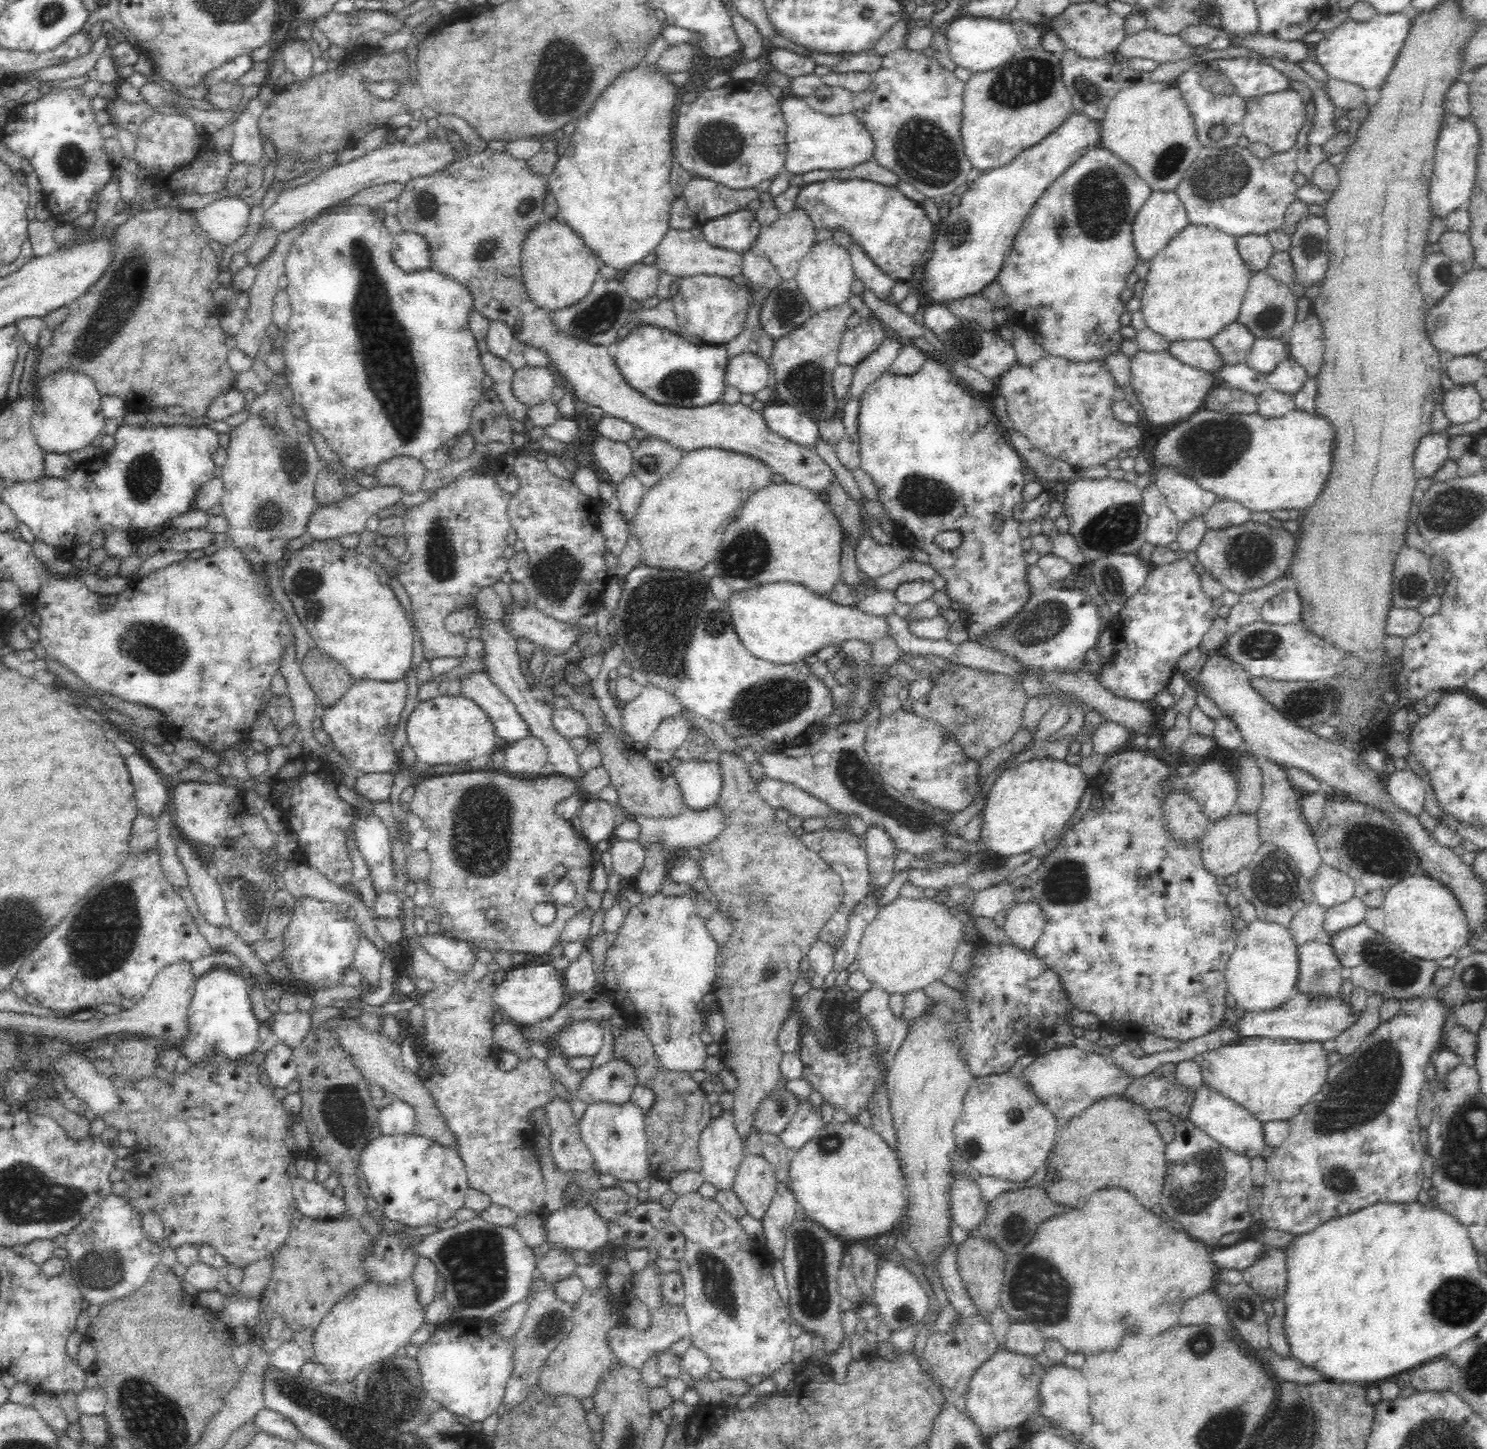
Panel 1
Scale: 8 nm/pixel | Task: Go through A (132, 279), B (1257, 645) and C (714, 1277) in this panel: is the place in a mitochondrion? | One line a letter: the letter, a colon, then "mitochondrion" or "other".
A: mitochondrion
B: mitochondrion
C: mitochondrion

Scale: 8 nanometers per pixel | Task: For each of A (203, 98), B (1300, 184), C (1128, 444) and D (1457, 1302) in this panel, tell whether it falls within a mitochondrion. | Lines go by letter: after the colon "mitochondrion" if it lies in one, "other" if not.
A: other
B: other
C: other
D: mitochondrion

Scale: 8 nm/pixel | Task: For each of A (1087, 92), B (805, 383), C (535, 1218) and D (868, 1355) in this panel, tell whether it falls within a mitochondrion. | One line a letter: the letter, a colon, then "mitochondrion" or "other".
A: mitochondrion
B: mitochondrion
C: other
D: other

